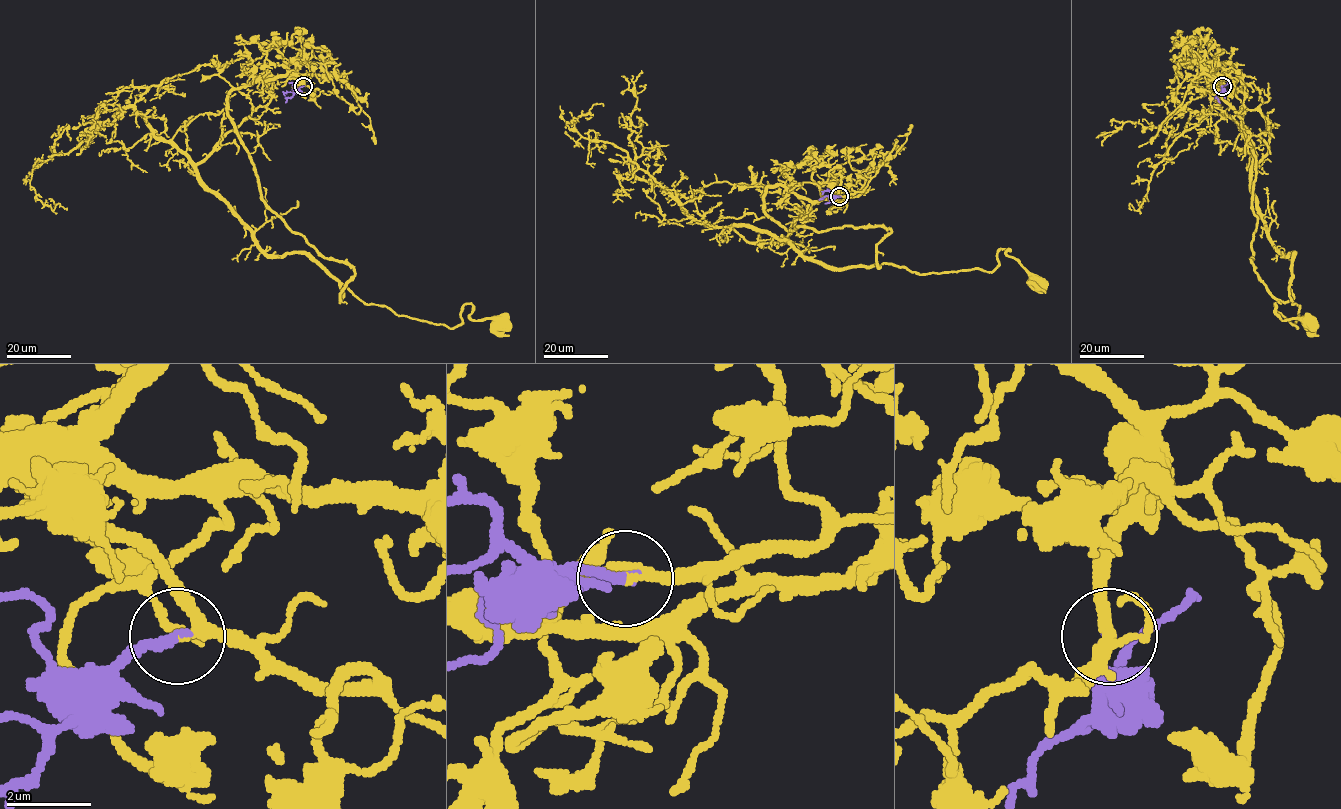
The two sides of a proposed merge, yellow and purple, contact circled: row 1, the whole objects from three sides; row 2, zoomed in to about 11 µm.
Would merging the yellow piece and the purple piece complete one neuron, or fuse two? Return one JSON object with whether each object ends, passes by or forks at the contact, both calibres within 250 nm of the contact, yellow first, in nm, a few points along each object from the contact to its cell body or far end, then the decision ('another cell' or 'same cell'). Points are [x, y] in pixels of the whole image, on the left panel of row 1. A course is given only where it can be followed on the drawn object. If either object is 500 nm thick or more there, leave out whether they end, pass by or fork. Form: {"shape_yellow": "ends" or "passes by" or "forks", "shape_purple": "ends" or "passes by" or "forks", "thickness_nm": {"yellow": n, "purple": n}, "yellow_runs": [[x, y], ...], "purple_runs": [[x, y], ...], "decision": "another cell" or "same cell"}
{"shape_yellow": "passes by", "shape_purple": "ends", "thickness_nm": {"yellow": 220, "purple": 260}, "yellow_runs": [[303, 86], [271, 77], [197, 178], [268, 255], [308, 253], [364, 302], [499, 322]], "purple_runs": [[303, 86], [285, 103]], "decision": "same cell"}

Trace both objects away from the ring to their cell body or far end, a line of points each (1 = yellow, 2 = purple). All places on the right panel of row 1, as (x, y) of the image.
1: (1222, 86), (1240, 77), (1268, 125), (1251, 193), (1268, 238), (1294, 253), (1297, 327), (1275, 311), (1312, 322)
2: (1222, 86), (1216, 95), (1220, 103)

